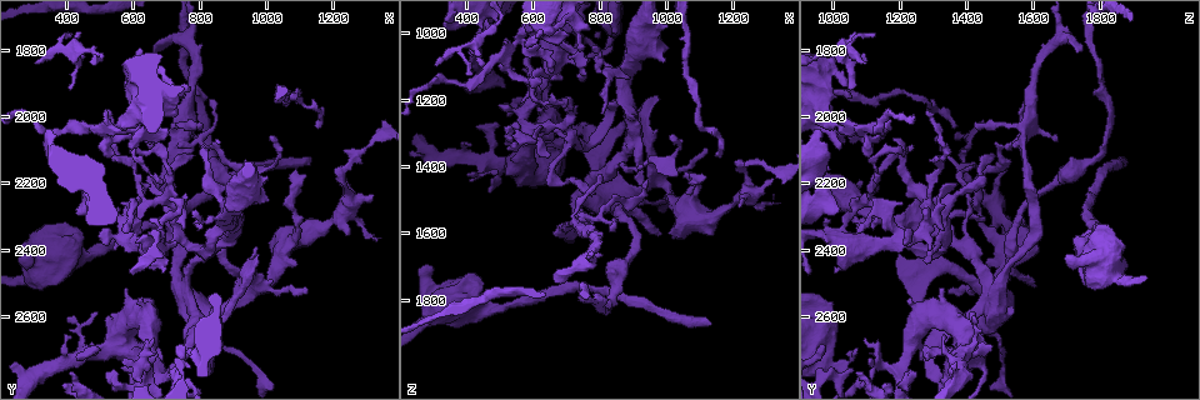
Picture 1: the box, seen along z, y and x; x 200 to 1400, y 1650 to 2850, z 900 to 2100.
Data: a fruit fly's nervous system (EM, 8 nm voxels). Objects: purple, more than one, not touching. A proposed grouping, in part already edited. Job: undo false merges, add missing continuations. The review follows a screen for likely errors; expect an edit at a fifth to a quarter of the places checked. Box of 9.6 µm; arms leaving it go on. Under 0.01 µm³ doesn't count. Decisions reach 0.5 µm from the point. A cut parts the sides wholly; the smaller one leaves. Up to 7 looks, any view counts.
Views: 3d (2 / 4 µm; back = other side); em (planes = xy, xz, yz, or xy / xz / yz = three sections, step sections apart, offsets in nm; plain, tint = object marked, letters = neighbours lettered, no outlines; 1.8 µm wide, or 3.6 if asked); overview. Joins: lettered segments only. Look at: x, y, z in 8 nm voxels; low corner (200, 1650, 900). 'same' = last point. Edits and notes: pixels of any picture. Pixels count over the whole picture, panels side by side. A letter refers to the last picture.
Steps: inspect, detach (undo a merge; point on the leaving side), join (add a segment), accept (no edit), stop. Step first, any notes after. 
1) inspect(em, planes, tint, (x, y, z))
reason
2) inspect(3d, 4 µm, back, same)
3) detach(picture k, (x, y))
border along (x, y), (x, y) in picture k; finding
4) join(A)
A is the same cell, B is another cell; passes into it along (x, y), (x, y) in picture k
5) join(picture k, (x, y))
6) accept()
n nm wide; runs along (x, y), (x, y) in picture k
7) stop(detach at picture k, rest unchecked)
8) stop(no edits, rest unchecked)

inspect(em, planes, letters, (430, 2280, 1010))
branch stops here

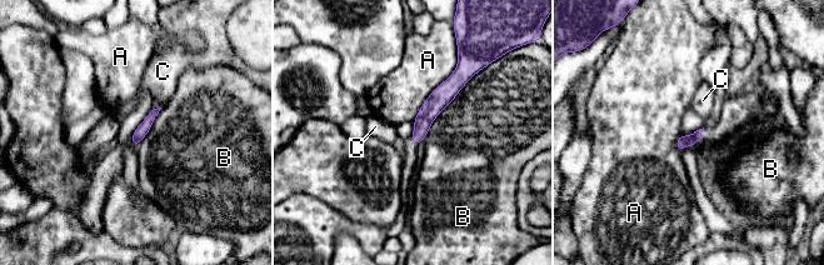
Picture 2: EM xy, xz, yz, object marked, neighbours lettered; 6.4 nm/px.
accept()
A, B and C are other cells; border along (475, 74), (433, 121), (422, 141) in picture 2; none of them fits

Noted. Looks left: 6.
inspect(em, yz, step 16, letters, (600, 1950, 1010))
thick end

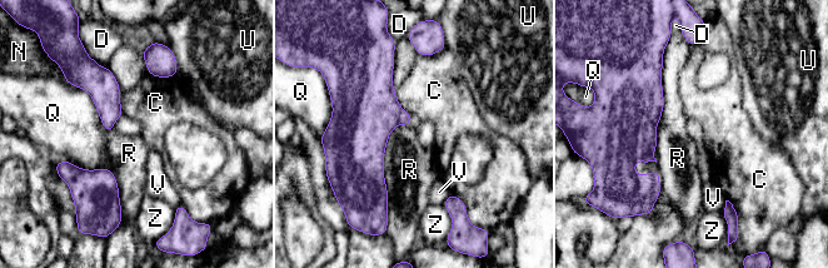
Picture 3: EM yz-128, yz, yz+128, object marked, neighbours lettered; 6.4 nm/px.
inspect(em, planes, letters, same)
another direction

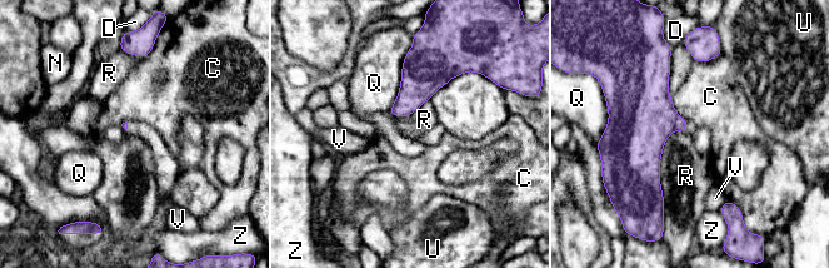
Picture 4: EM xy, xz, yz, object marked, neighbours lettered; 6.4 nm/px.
accept()
C, D, N, Q, R, U, V and Z are other cells; border along (682, 130), (662, 154), (663, 219) in picture 4; none of them fits

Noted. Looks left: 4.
inspect(em, xz, step 16, plain, (600, 2380, 1190))
abrupt turn

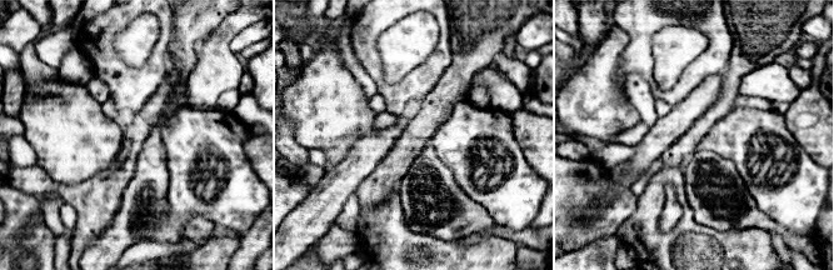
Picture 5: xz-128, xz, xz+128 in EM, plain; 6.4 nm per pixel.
inspect(em, xz, step 16, letters, same)

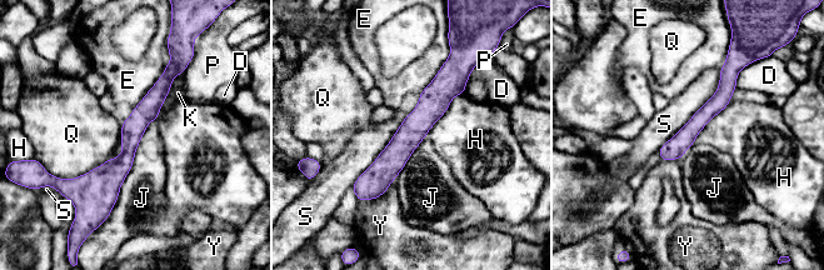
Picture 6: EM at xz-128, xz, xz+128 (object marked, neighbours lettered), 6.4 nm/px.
accept()
140 nm wide; D, E, H, J, K, P, Q, S and Y are other cells; one neuron here

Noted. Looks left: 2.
stop(no edits, rest unchecked)

